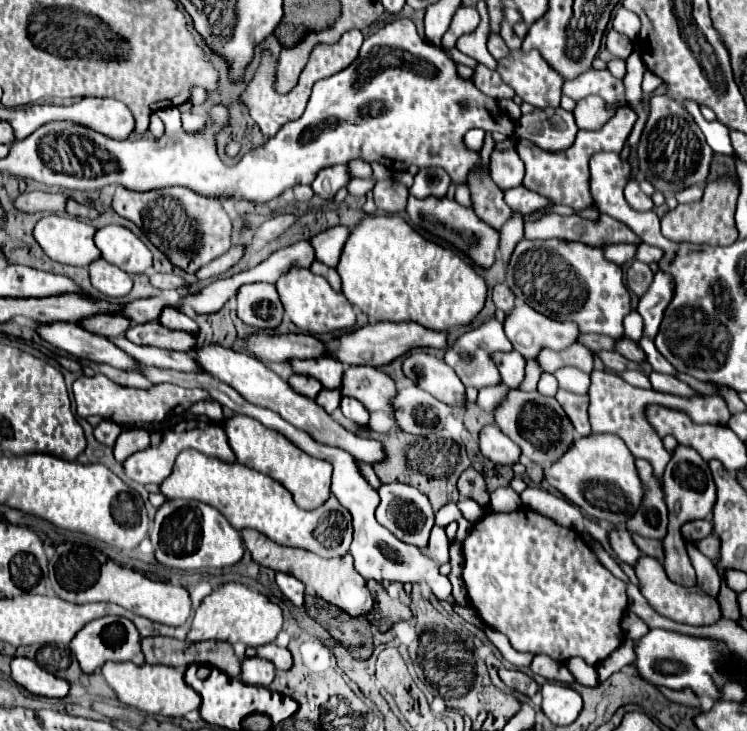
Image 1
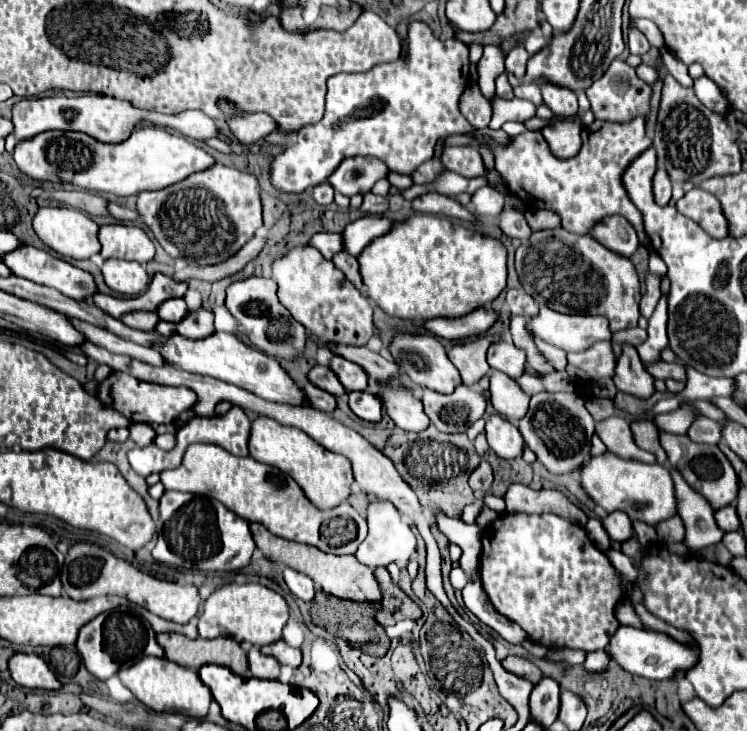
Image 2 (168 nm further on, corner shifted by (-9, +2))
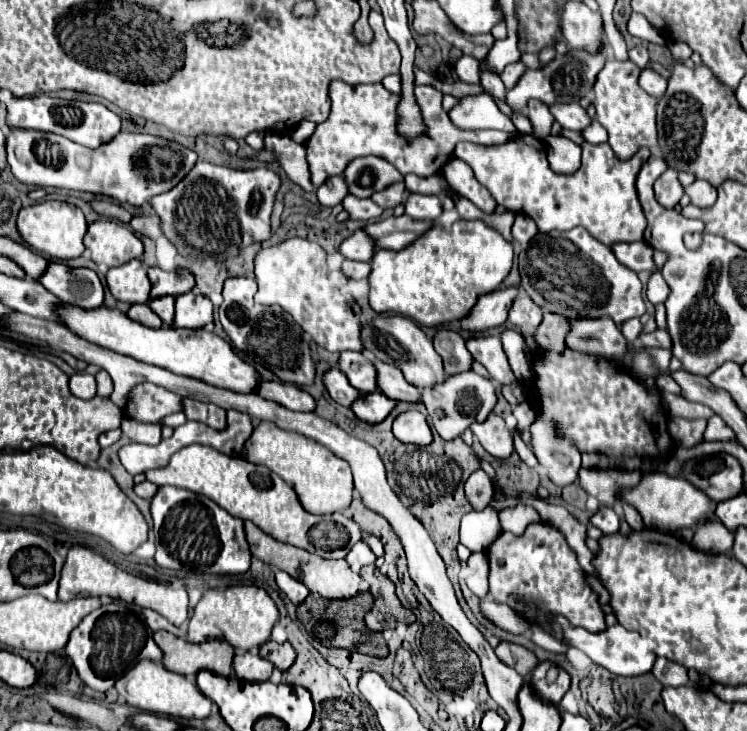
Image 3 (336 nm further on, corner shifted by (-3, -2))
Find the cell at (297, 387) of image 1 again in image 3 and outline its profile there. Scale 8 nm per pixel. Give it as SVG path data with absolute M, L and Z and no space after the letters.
M331 368L323 374L323 386L331 394L331 398L341 406L351 406L353 400L357 400L357 394L359 394L355 388L349 386L345 376L337 368Z

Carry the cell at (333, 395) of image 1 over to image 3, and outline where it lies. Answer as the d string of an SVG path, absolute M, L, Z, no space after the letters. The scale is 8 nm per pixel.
M261 382L257 388L259 396L265 396L273 402L283 404L289 410L301 410L301 412L315 412L315 400L305 390L283 384L283 382Z

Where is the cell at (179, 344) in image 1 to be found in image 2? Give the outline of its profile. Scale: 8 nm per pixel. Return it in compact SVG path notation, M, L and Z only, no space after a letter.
M197 308L189 312L181 322L171 324L171 322L159 322L157 332L161 336L171 336L171 332L177 332L187 338L201 338L201 336L211 336L215 332L213 326L213 312L207 308Z

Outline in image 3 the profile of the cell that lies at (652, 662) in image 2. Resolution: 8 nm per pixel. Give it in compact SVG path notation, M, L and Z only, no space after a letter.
M559 618L557 624L563 628L563 640L569 642L571 646L579 648L581 652L585 652L595 664L607 668L611 674L617 674L617 676L643 676L647 672L653 670L653 664L655 664L655 654L637 646L637 632L629 632L625 628L621 628L621 624L615 624L611 626L609 630L605 632L599 632L599 634L591 634L591 632L585 632L583 628L573 628L565 618Z

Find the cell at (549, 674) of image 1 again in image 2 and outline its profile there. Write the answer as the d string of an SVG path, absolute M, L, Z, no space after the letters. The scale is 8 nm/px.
M587 652L585 658L585 668L589 672L603 672L609 664L609 654L607 652Z

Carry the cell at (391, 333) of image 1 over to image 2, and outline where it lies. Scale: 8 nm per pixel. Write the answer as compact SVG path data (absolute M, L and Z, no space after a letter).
M477 308L461 318L433 318L425 324L425 330L447 340L461 340L487 332L495 324L495 320L497 320L495 310Z

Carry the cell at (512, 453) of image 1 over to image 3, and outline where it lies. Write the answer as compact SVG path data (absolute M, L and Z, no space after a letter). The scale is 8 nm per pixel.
M489 414L485 422L471 424L471 430L479 444L495 458L505 458L513 452L513 434L505 426L505 420L497 414Z

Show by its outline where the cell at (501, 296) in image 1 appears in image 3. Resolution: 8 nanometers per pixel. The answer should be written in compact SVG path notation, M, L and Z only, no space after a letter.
M521 292L509 310L509 322L521 330L535 330L539 326L543 318L543 310L537 308L537 304L533 304L533 300L529 300L529 296L525 296L525 292Z

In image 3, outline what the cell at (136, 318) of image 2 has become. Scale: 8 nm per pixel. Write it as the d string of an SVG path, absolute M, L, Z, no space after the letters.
M135 304L135 306L131 306L129 312L127 312L127 316L131 320L137 320L139 324L147 324L149 328L161 328L163 326L163 322L155 316L155 312L147 304Z

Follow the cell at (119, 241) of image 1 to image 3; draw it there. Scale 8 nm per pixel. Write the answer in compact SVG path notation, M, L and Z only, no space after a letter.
M97 220L89 224L85 246L95 264L105 264L109 268L143 256L141 240L129 226L116 220Z

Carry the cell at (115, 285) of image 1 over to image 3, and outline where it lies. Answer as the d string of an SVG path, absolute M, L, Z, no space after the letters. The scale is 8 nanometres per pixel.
M131 260L123 266L109 268L105 274L109 292L123 302L129 304L143 304L149 300L149 278L147 272L141 268L139 260Z

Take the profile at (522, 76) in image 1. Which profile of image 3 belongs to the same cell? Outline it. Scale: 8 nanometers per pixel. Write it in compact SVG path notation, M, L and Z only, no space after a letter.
M569 102L569 104L551 104L549 106L551 114L555 116L555 120L561 124L561 128L567 130L577 130L581 132L591 120L587 116L587 112L577 104L577 102Z

